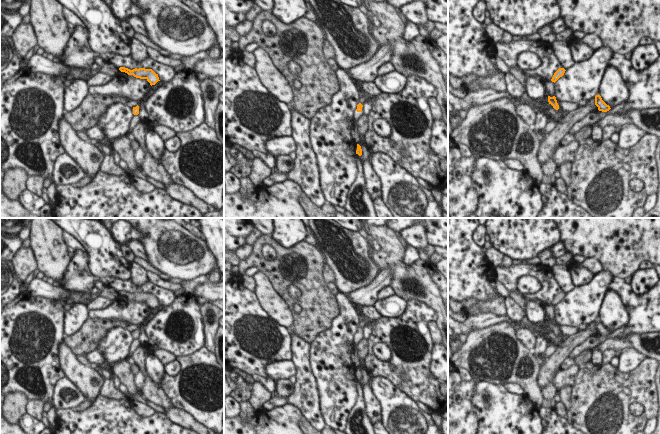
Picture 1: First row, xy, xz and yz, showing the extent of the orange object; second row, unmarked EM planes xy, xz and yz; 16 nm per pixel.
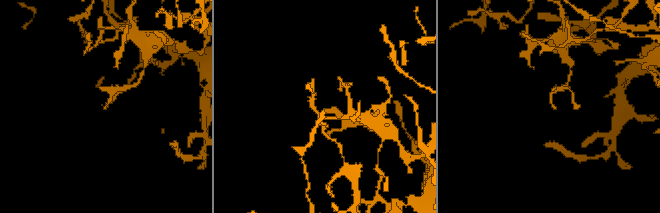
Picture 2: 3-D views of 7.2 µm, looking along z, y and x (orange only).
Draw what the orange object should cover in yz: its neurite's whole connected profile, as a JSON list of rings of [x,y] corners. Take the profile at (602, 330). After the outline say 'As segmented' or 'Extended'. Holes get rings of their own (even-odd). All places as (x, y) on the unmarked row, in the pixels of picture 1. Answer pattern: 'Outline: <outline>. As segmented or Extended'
Outline: [[[596,319],[595,320],[595,329],[598,331],[599,335],[602,336],[607,336],[609,335],[611,332],[609,329],[607,329],[601,322],[600,319]]]. As segmented.

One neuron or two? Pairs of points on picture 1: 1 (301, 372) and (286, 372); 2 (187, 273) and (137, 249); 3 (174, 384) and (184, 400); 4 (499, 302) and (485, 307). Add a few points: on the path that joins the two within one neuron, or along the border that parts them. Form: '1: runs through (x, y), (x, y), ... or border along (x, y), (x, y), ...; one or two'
1: border along (291, 360), (295, 367), (295, 375); two
2: border along (139, 241), (148, 260); two
3: runs through (178, 388), (183, 396); one
4: runs through (496, 305), (488, 306); one

